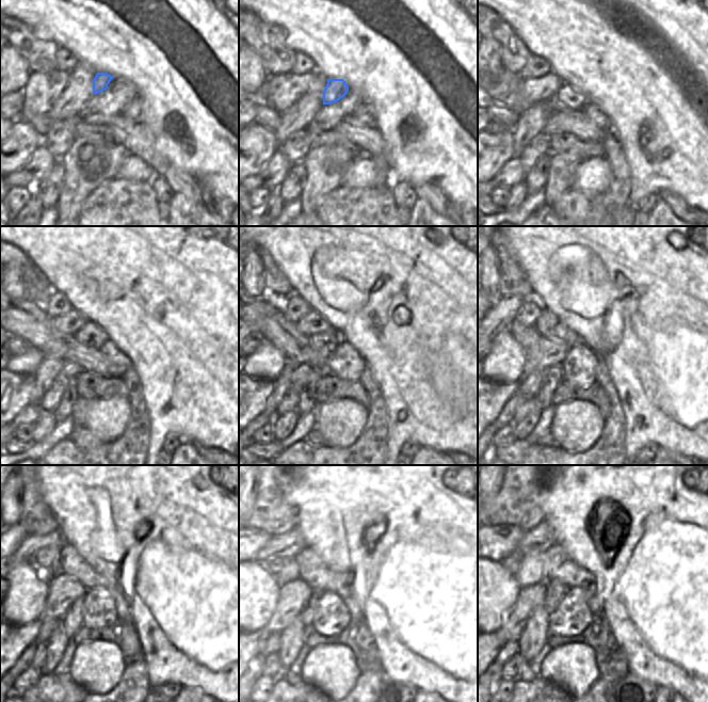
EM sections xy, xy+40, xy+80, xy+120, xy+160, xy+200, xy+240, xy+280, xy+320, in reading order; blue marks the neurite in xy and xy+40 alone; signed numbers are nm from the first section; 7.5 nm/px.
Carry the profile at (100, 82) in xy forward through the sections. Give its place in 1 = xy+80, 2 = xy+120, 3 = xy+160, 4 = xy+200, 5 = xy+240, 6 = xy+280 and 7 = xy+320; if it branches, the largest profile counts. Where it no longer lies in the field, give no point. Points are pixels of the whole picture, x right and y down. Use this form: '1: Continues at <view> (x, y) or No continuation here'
1: Continues at xy+80 (568, 97)
2: Continues at xy+120 (92, 336)
3: Continues at xy+160 (326, 341)
4: Continues at xy+200 (546, 353)
5: Continues at xy+240 (63, 590)
6: Continues at xy+280 (294, 595)
7: Continues at xy+320 (529, 597).

